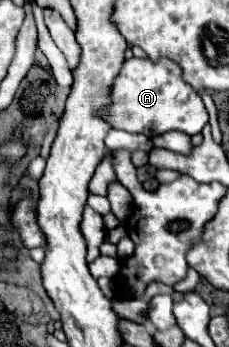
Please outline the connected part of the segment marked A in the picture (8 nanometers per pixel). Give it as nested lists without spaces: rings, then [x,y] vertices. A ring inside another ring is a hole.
[[[130,58],[122,64],[120,74],[112,82],[110,88],[110,104],[98,112],[102,120],[106,120],[112,128],[144,134],[150,140],[158,134],[178,130],[188,136],[200,134],[208,124],[208,112],[200,100],[200,96],[192,90],[190,84],[182,80],[180,68],[168,58]]]

